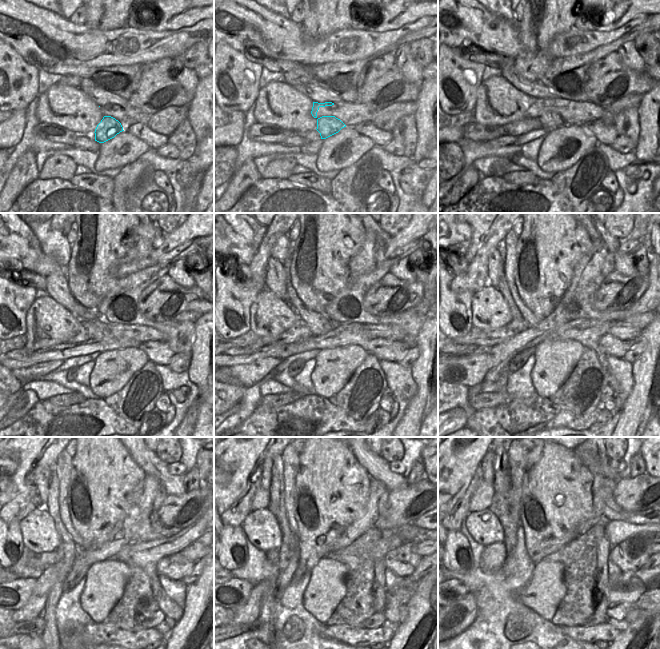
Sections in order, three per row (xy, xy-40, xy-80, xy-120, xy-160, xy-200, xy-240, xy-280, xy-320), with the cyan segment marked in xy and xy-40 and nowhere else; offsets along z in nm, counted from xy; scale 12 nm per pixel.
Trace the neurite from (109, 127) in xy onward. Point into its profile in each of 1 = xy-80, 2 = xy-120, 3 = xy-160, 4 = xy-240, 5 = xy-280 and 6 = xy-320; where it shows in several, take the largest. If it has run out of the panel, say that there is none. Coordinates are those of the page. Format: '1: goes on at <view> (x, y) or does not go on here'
1: goes on at xy-80 (549, 122)
2: goes on at xy-120 (88, 327)
3: goes on at xy-160 (315, 322)
4: goes on at xy-240 (64, 462)
5: goes on at xy-280 (290, 457)
6: goes on at xy-320 (516, 457)

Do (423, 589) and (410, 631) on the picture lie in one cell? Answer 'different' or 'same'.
same

